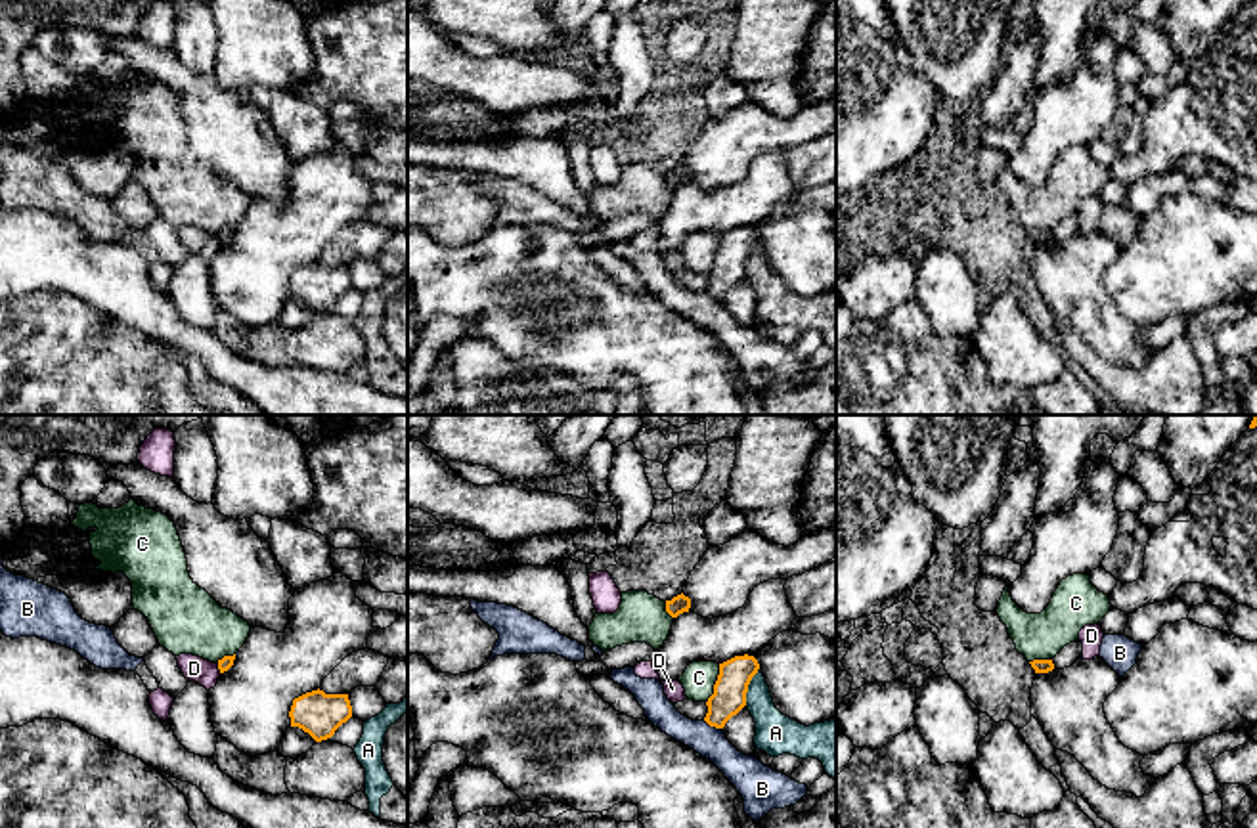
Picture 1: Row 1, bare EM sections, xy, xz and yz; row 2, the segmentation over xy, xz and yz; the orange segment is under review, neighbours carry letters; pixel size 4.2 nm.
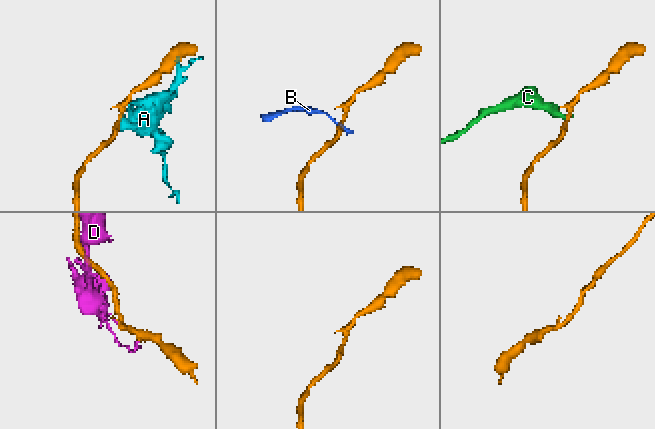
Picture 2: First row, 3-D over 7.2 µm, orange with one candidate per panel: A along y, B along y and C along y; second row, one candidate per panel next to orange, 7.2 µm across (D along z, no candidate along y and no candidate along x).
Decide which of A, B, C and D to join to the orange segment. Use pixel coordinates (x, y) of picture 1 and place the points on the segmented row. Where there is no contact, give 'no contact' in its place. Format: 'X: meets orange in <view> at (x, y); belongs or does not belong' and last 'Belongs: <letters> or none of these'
A: meets orange in xz at (747, 687); does not belong
B: meets orange in xz at (712, 725); does not belong
C: meets orange in xz at (716, 683); does not belong
D: meets orange in xy at (219, 668); does not belong
Belongs: none of these

